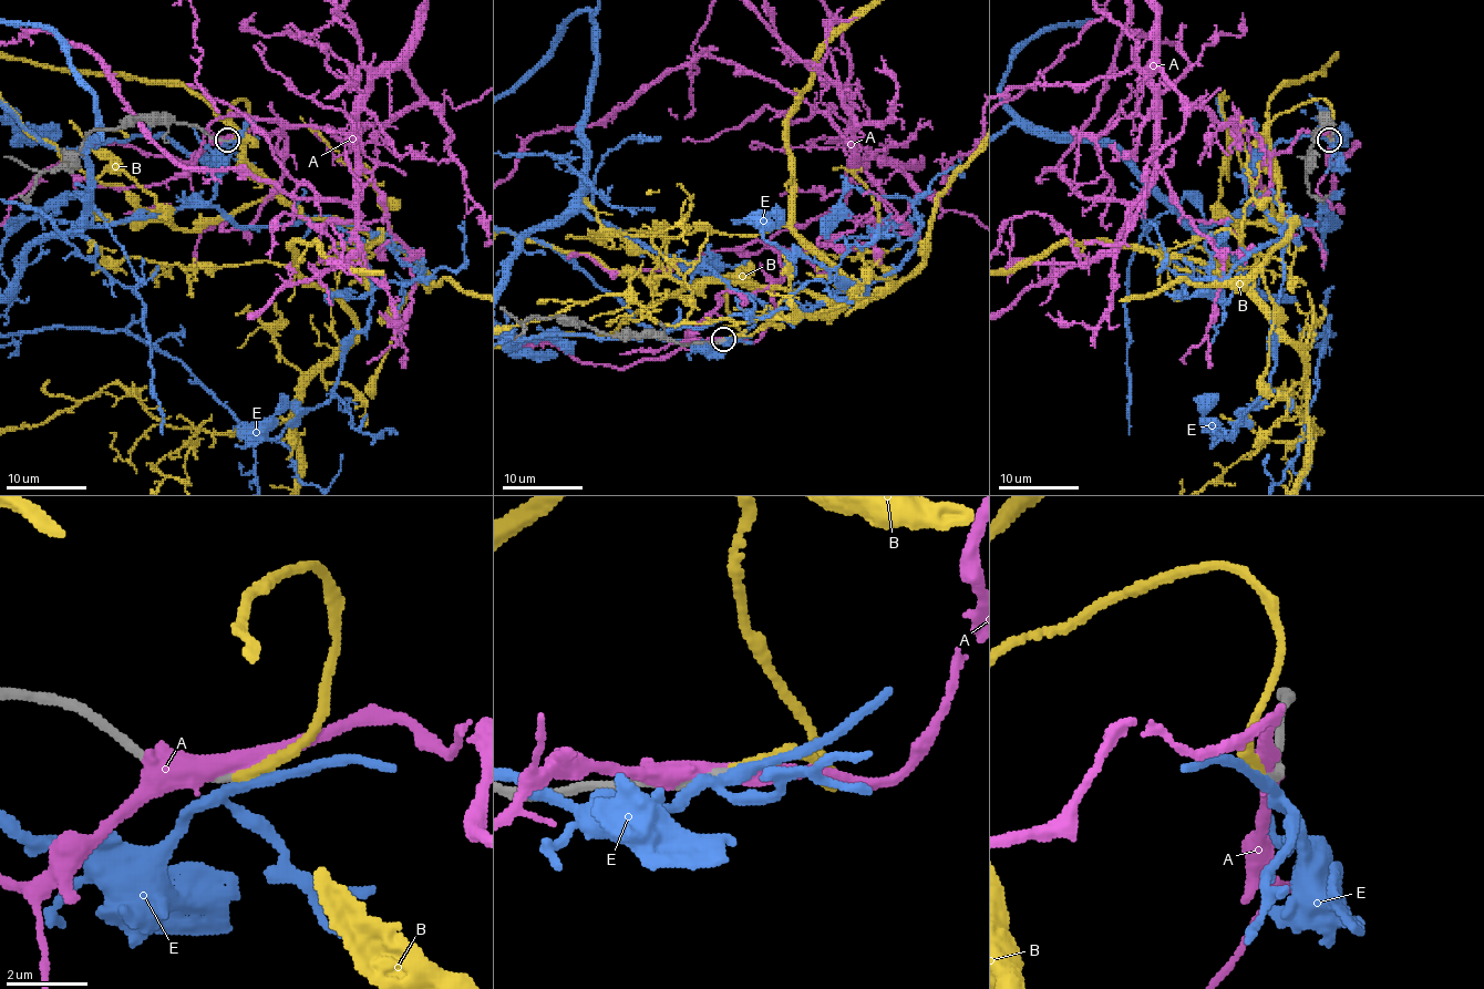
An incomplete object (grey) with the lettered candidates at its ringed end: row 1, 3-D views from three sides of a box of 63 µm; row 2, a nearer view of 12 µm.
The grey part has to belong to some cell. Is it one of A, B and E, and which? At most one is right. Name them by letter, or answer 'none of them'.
B

